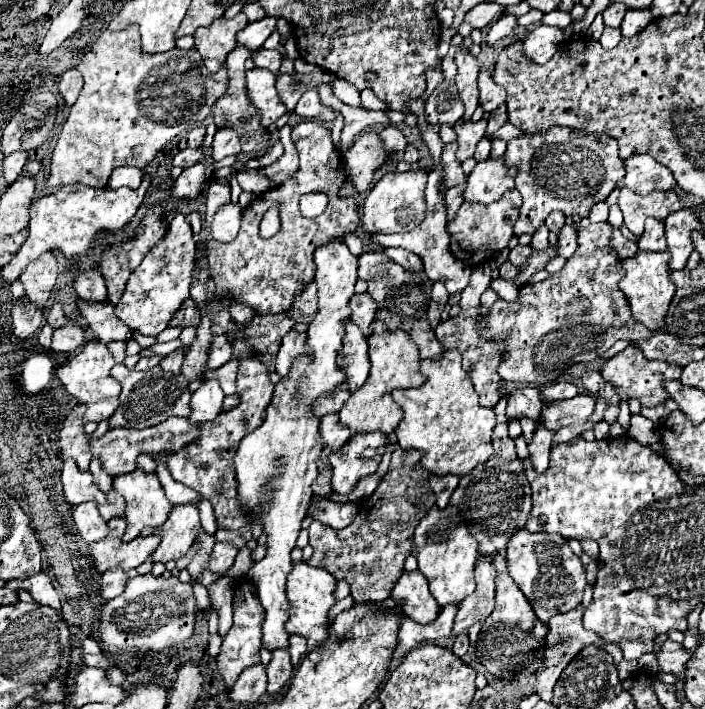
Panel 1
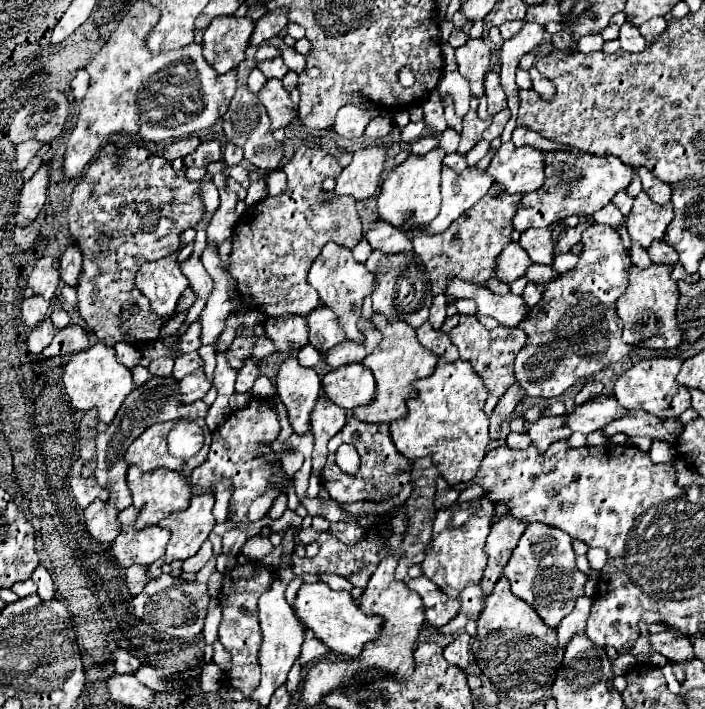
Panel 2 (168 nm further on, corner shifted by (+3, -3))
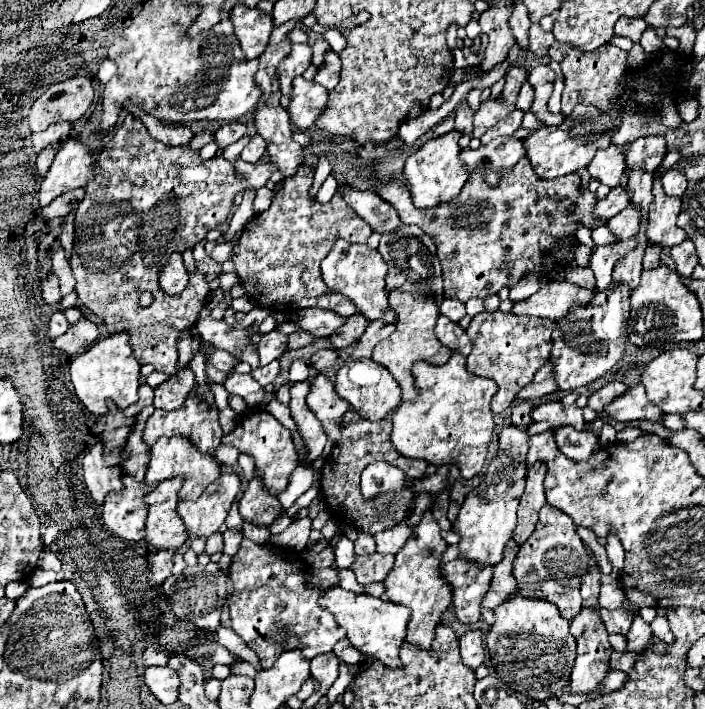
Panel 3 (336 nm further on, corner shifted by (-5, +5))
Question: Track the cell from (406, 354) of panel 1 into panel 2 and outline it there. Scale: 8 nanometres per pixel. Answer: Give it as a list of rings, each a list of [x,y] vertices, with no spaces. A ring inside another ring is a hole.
[[[374,314],[372,324],[378,332],[382,332],[382,342],[378,344],[378,348],[374,352],[368,354],[368,358],[362,360],[364,366],[368,366],[376,378],[376,394],[372,398],[370,404],[366,406],[358,406],[352,410],[352,416],[360,422],[368,422],[368,424],[390,424],[392,420],[404,418],[404,414],[408,414],[406,410],[406,400],[408,398],[416,398],[416,390],[412,388],[412,382],[418,378],[426,378],[434,372],[436,368],[436,356],[426,350],[424,346],[420,346],[420,342],[416,340],[416,332],[412,326],[408,326],[402,320],[396,322],[388,322],[384,314]]]

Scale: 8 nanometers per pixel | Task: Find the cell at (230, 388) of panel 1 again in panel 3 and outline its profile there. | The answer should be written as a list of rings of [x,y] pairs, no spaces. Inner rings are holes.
[[[272,362],[272,364],[268,364],[268,366],[256,368],[256,370],[252,372],[252,376],[256,378],[256,382],[258,382],[260,386],[266,386],[266,384],[272,384],[272,382],[276,380],[278,372],[280,372],[280,362]]]

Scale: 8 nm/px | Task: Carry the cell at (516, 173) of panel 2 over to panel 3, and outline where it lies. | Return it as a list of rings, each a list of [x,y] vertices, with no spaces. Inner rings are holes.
[[[578,104],[567,117],[562,126],[542,126],[526,138],[526,156],[530,158],[536,174],[544,180],[586,168],[596,150],[610,146],[610,132],[614,132],[620,124],[618,118],[612,118],[608,112],[602,112],[594,104]]]

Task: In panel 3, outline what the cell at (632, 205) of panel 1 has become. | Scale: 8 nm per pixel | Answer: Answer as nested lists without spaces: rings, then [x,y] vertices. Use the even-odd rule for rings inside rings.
[[[660,178],[654,180],[652,192],[654,192],[654,202],[650,204],[648,210],[648,228],[646,228],[648,240],[652,244],[660,244],[666,248],[682,244],[688,236],[676,224],[676,218],[680,214],[680,198],[668,196],[662,188]]]

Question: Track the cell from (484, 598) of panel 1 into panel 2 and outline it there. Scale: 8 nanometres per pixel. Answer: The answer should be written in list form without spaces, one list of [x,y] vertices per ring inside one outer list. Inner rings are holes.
[[[506,516],[504,520],[500,520],[498,524],[492,526],[492,532],[486,540],[486,556],[488,556],[488,564],[484,568],[484,576],[482,576],[482,590],[484,590],[484,598],[488,598],[488,594],[492,592],[496,580],[502,576],[502,568],[506,566],[516,542],[520,540],[520,534],[526,530],[526,522],[516,522],[516,518]]]

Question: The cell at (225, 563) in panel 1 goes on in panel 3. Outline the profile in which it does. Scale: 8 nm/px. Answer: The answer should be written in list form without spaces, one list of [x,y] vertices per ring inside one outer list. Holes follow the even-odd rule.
[[[254,470],[254,476],[240,500],[240,514],[242,520],[258,524],[258,526],[270,526],[274,518],[280,514],[282,506],[276,496],[272,496],[260,478],[260,472]]]

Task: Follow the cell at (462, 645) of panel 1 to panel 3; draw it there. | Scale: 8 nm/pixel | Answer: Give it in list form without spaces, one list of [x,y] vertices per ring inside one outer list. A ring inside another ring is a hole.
[[[468,630],[460,638],[460,654],[462,662],[476,670],[484,662],[484,648],[482,648],[482,632],[480,630]]]

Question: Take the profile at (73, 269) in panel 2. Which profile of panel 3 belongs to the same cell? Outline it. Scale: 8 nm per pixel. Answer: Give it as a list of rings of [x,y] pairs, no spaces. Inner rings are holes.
[[[70,212],[64,222],[62,222],[62,236],[60,236],[60,244],[66,252],[66,256],[72,256],[72,244],[74,244],[74,212]]]

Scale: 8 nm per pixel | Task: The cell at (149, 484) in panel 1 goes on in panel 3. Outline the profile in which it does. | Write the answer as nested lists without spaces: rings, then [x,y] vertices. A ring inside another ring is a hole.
[[[172,436],[172,438],[160,438],[150,452],[152,460],[148,464],[148,472],[146,472],[146,482],[154,484],[160,480],[168,480],[174,476],[184,476],[184,486],[180,490],[180,500],[196,500],[200,498],[200,494],[206,490],[208,484],[212,484],[220,472],[222,466],[220,462],[212,456],[212,454],[204,454],[200,452],[190,438],[180,438],[180,436]]]

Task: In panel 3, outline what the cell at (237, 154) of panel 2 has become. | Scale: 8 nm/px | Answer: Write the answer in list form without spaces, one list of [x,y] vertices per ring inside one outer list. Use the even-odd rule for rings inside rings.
[[[252,136],[250,144],[242,150],[240,158],[242,158],[244,162],[252,162],[252,164],[256,164],[256,162],[264,156],[264,152],[266,152],[266,142],[264,142],[264,138],[260,138],[260,136]]]

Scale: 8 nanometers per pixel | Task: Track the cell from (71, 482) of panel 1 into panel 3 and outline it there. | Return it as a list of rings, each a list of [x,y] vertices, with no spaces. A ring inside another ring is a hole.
[[[96,442],[90,452],[82,458],[82,476],[86,482],[88,492],[92,494],[92,500],[102,506],[108,492],[122,490],[122,474],[120,466],[108,466],[102,456],[102,442]]]

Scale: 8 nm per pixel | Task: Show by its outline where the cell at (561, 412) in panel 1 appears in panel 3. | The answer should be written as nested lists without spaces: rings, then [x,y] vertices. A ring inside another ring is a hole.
[[[642,384],[636,388],[630,388],[616,402],[606,406],[606,412],[620,422],[632,422],[632,420],[640,420],[640,418],[648,418],[648,420],[662,420],[664,418],[664,412],[648,400]]]

